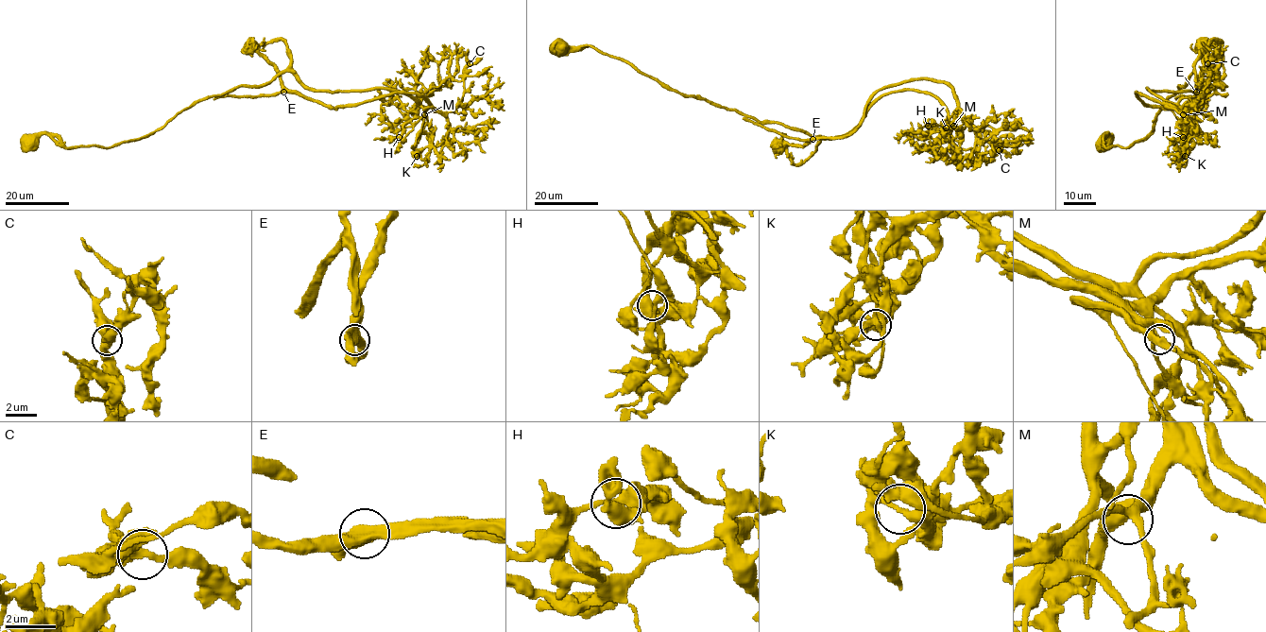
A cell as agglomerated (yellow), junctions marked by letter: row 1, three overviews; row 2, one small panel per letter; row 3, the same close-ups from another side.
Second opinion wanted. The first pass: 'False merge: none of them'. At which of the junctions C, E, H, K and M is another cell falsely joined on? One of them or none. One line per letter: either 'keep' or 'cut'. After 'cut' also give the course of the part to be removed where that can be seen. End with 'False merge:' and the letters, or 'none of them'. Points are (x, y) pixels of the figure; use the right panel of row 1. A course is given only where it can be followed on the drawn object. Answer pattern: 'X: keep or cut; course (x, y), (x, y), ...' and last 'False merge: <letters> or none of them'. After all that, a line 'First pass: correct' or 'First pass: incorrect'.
C: keep
E: keep
H: keep
K: cut; course (1186, 156), (1197, 128), (1177, 109), (1136, 93), (1154, 106), (1187, 106), (1204, 65), (1201, 40), (1215, 46)
M: keep
False merge: K
First pass: incorrect

